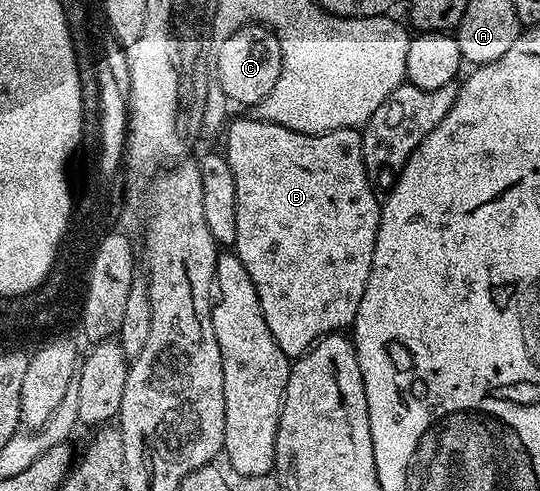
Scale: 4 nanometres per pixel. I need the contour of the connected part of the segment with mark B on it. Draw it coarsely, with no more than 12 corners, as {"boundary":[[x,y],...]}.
{"boundary":[[227,128],[236,240],[297,360],[353,327],[382,208],[357,129]]}

